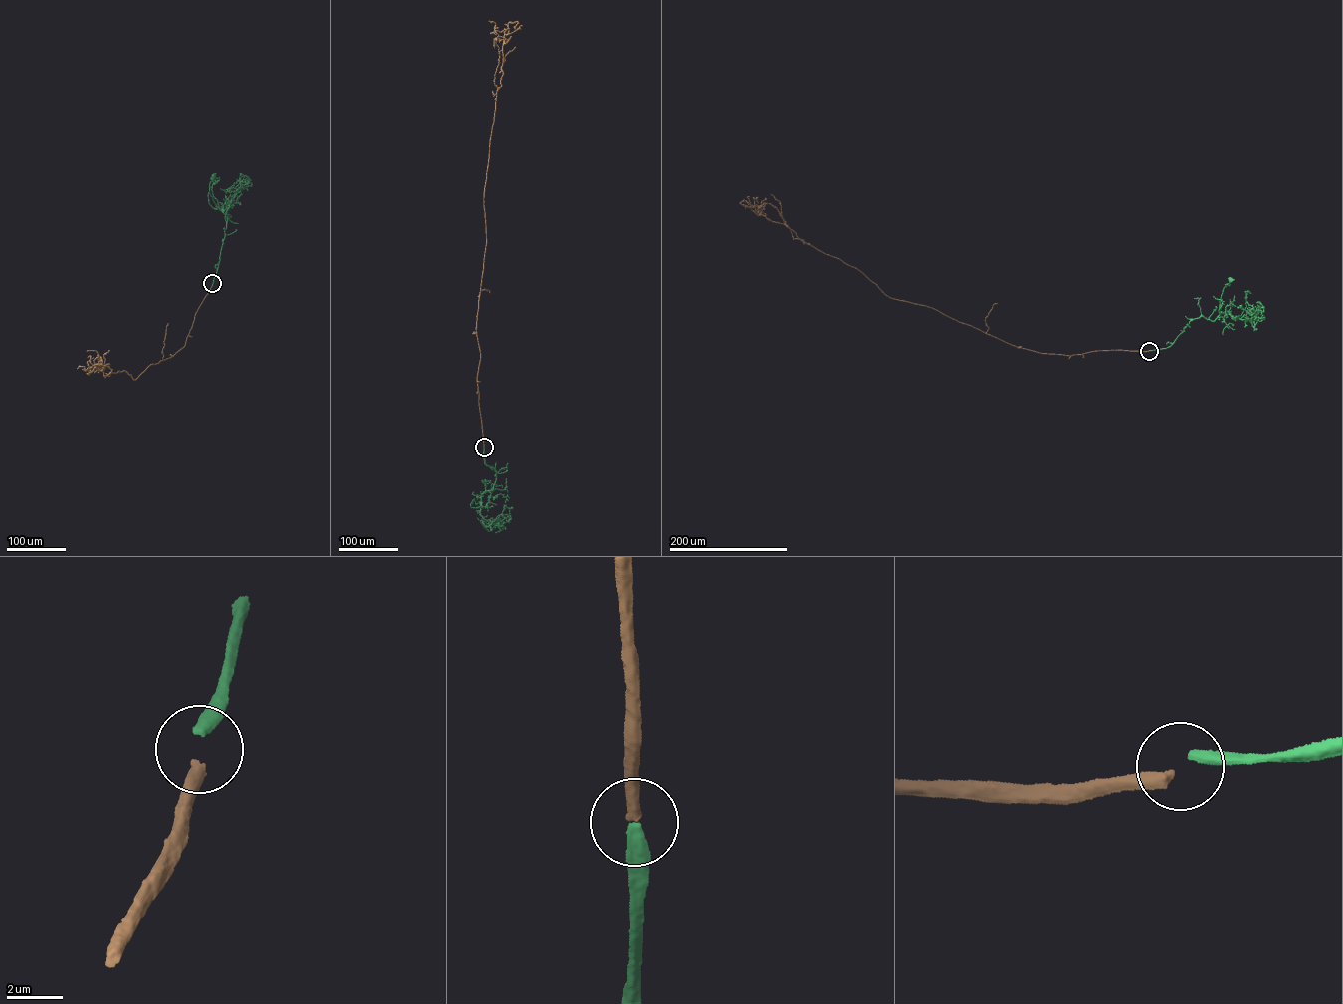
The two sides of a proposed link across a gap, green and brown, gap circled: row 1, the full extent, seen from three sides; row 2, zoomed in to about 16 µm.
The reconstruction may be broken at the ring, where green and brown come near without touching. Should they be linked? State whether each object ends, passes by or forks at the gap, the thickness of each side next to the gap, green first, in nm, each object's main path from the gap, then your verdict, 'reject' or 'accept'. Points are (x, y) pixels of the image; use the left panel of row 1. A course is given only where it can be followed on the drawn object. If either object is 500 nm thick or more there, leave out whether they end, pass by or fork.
green ends there; brown ends there; 420 nm thick on the green side, 440 nm on the other; green runs (212, 283), (229, 218), (213, 196), (213, 176); brown runs (212, 284), (172, 356), (135, 380), (95, 366), (102, 367); accept

